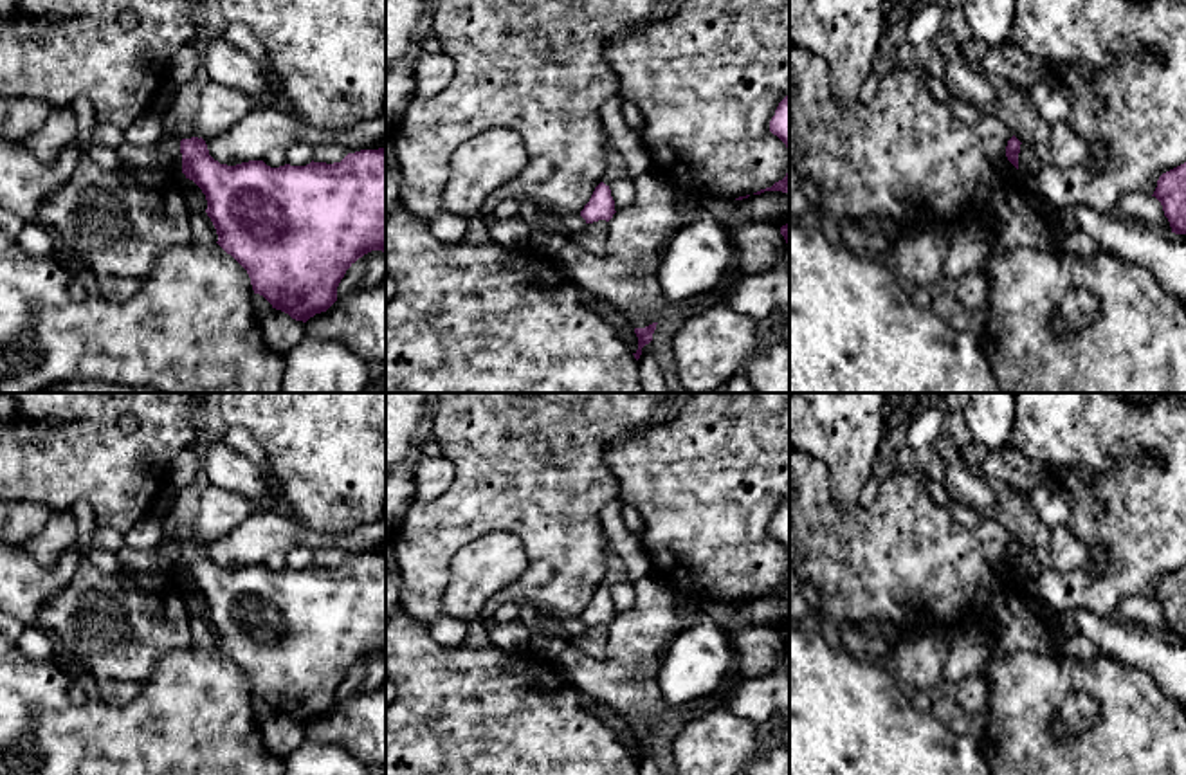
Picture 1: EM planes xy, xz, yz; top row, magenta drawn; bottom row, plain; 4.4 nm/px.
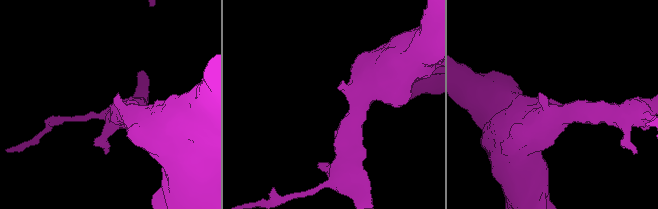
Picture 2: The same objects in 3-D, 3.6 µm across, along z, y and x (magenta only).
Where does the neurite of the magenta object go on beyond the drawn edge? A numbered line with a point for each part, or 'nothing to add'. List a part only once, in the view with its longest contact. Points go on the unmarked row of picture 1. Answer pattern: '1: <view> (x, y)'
nothing to add

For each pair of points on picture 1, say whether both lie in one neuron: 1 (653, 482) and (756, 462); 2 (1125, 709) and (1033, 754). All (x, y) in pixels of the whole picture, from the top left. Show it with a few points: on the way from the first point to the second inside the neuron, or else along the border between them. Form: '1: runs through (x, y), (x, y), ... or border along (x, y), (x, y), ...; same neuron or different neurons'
1: runs through (678, 478), (711, 478), (730, 462); same neuron
2: runs through (1102, 732), (1080, 754), (1057, 754); same neuron

